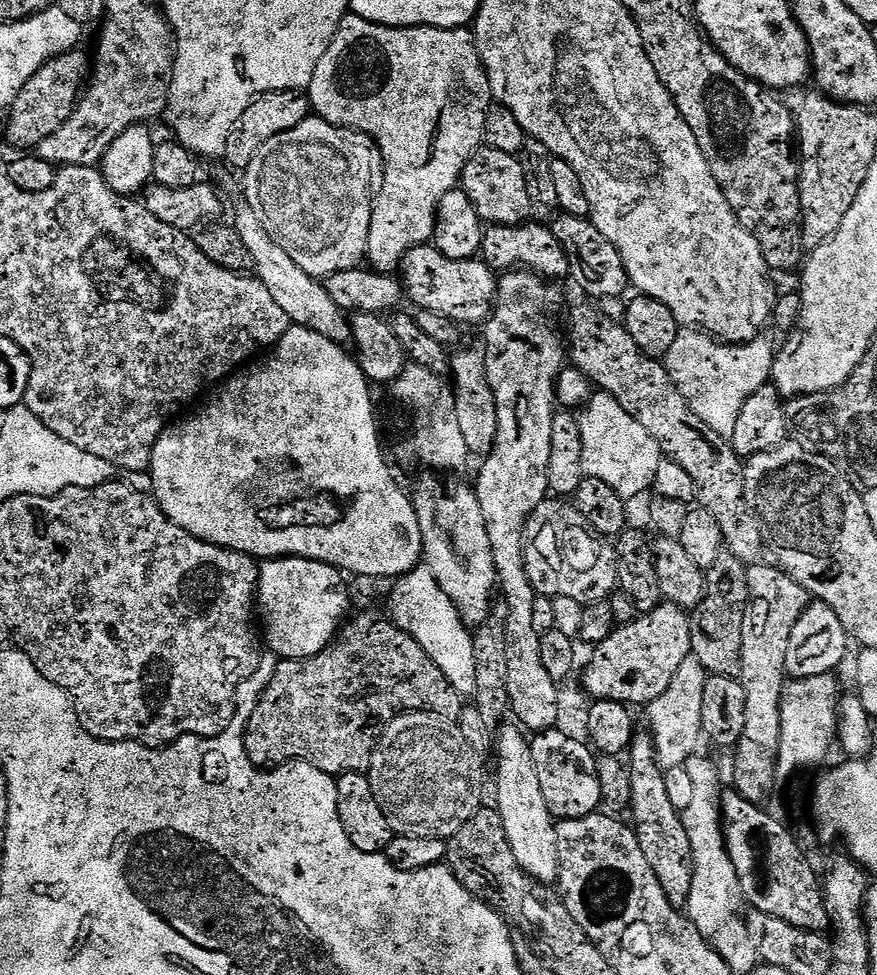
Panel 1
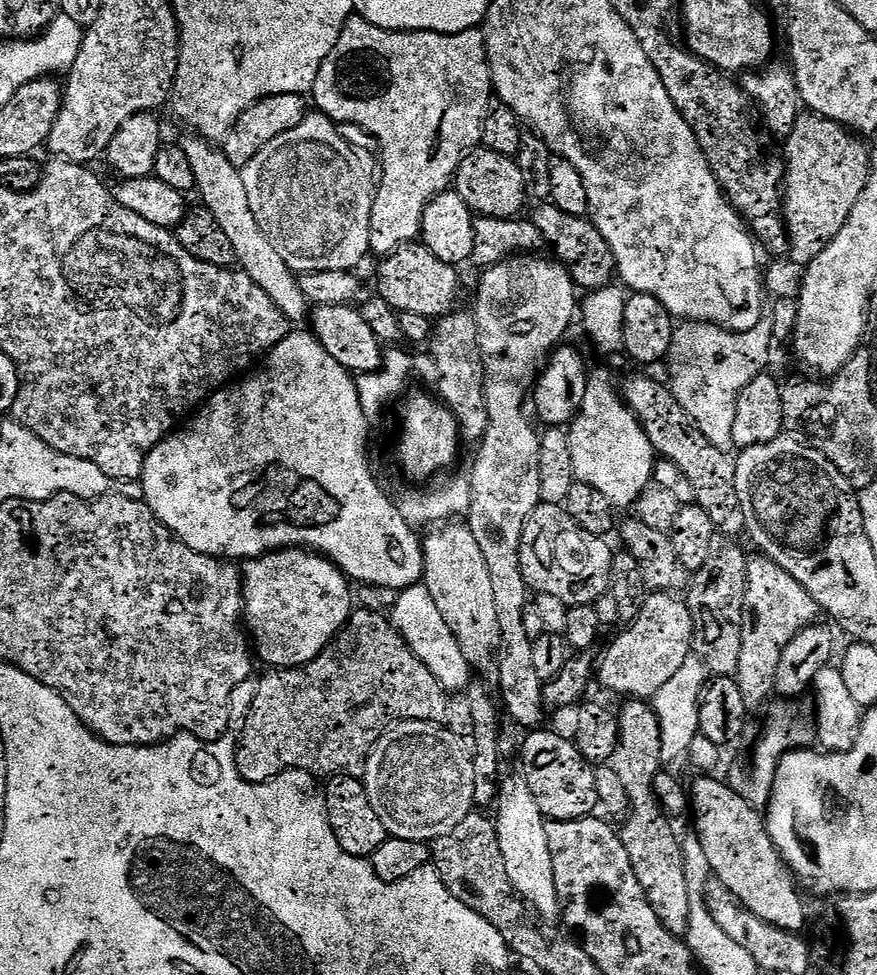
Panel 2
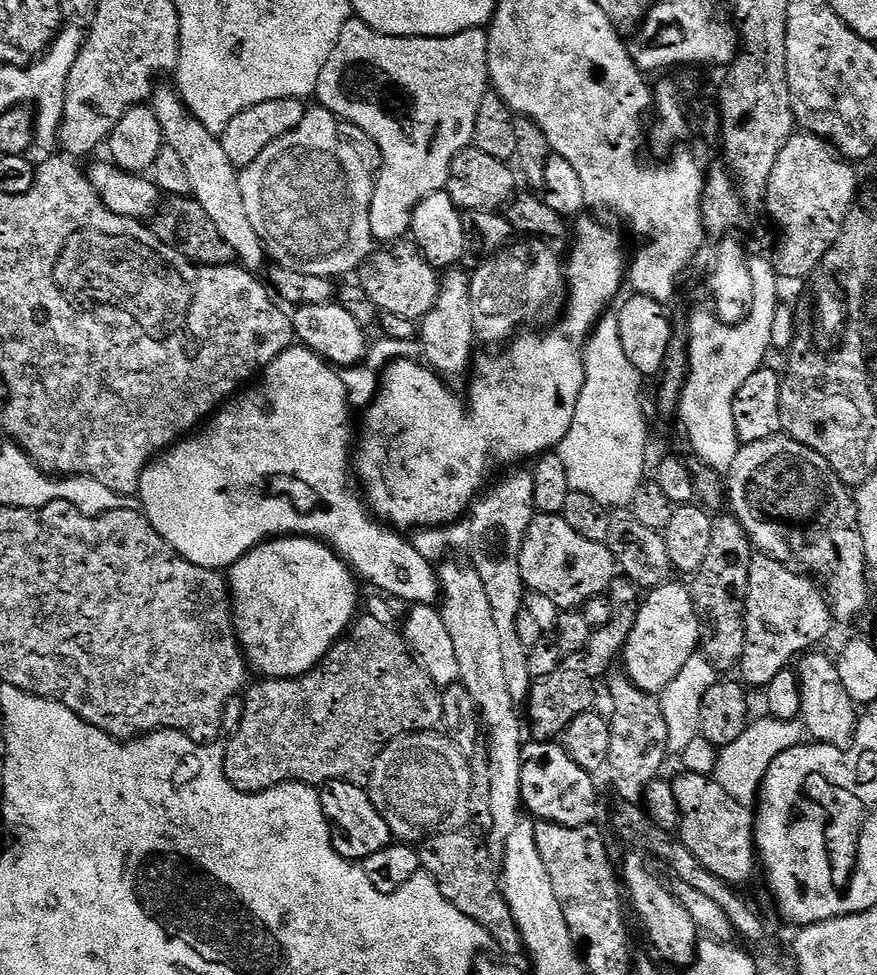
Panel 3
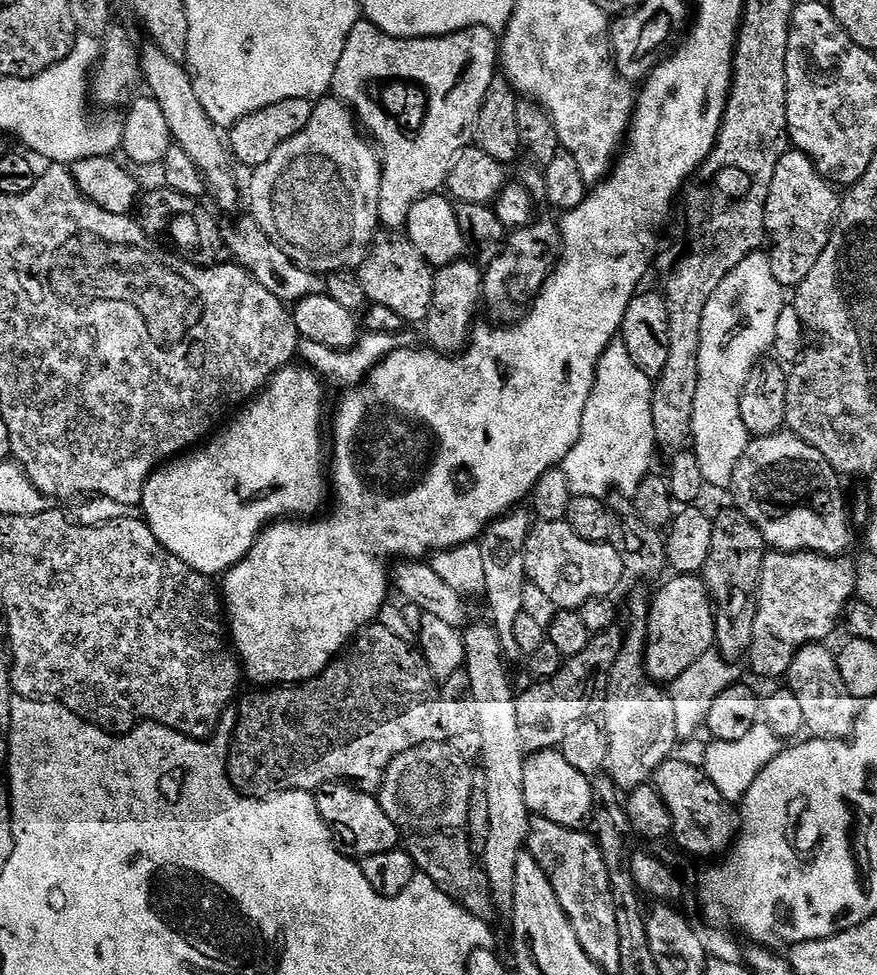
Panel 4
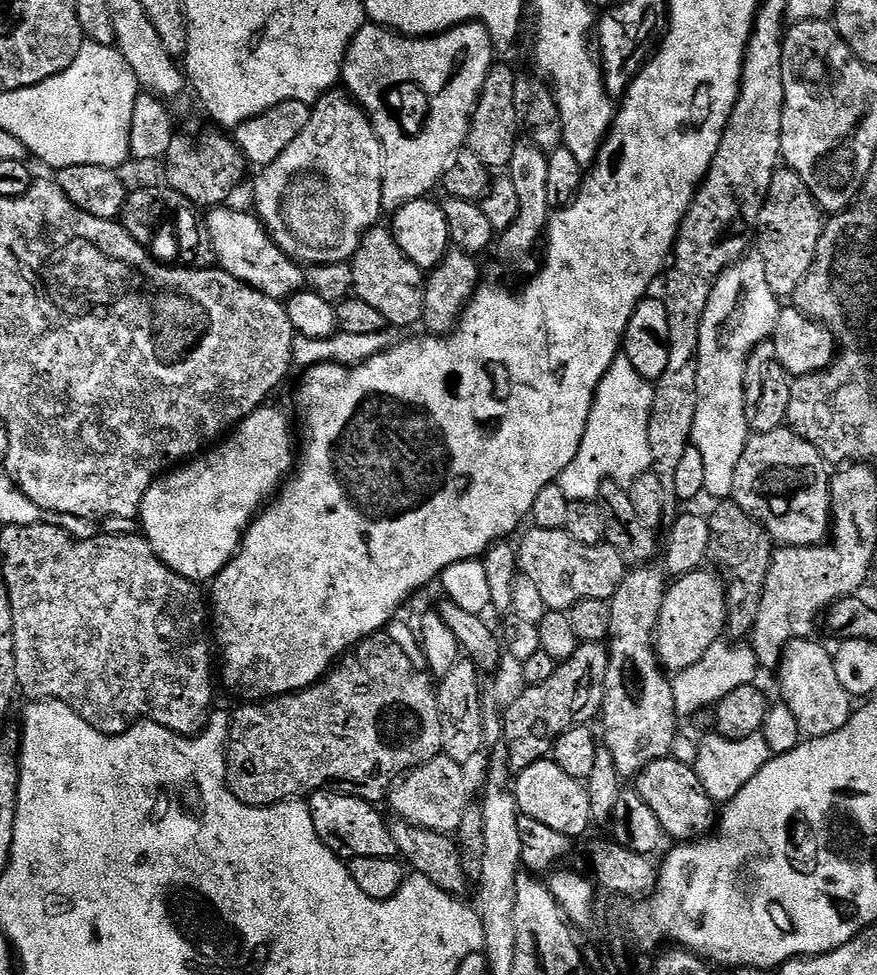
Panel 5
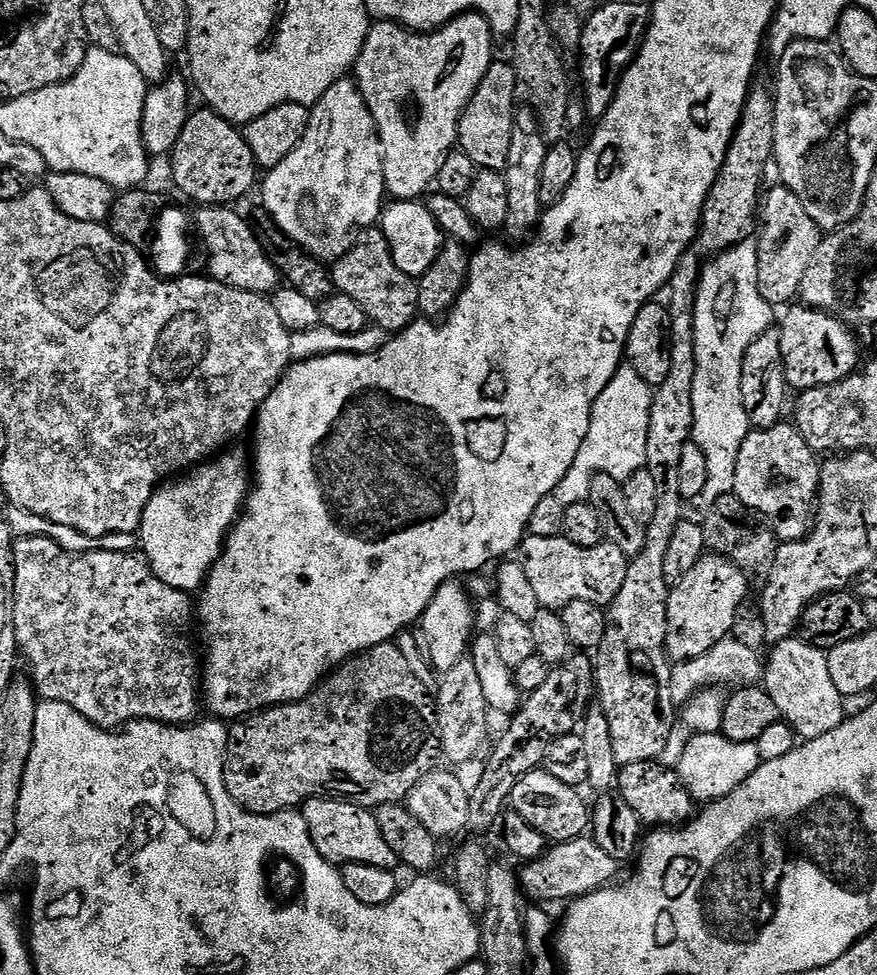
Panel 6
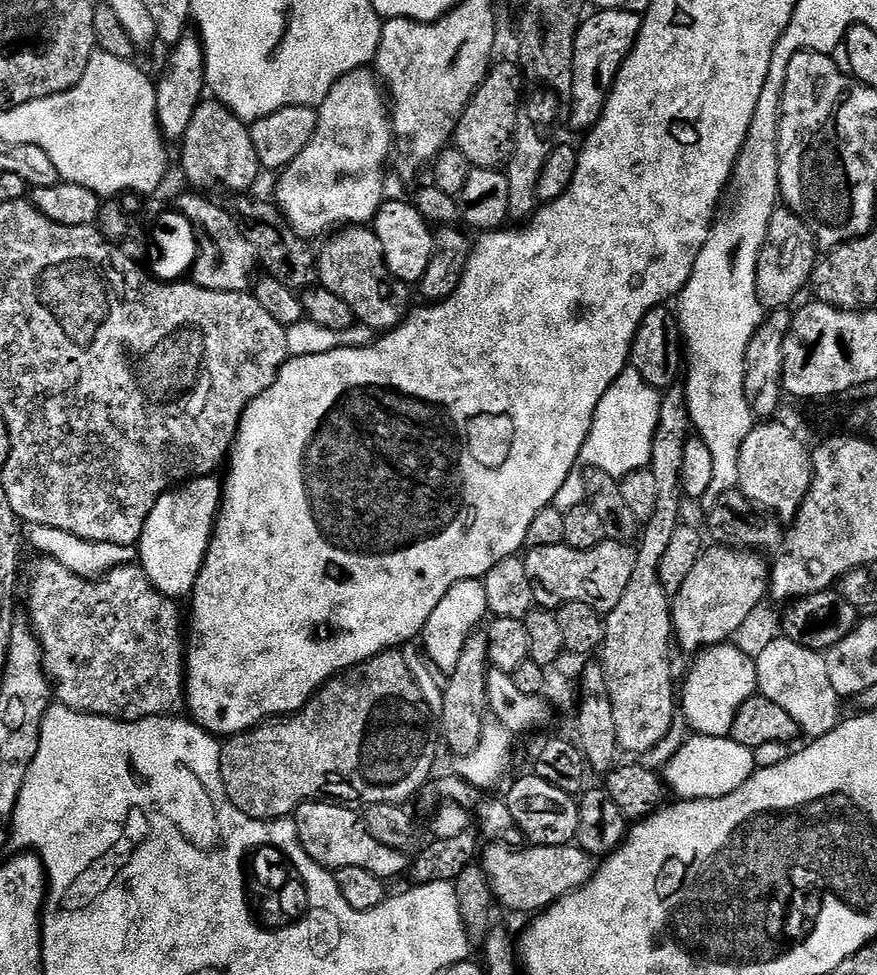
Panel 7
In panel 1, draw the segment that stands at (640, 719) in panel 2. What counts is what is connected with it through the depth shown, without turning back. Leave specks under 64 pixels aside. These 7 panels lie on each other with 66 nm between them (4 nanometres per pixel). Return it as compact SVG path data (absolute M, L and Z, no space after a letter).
M637 731L633 735L632 744L626 753L626 765L632 787L631 823L634 825L638 846L642 848L642 854L646 854L646 862L650 862L650 870L654 870L668 901L677 906L687 905L692 885L692 847L681 813L666 795L664 769L659 766L651 731Z

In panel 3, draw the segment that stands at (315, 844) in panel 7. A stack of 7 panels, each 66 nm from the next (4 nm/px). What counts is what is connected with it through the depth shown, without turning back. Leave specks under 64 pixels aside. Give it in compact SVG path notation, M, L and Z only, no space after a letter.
M351 779L329 780L319 789L319 811L326 814L328 823L332 826L332 844L346 859L353 862L363 862L368 856L377 854L383 848L393 843L394 837L390 826L382 818L382 814L374 806L367 787L360 788Z

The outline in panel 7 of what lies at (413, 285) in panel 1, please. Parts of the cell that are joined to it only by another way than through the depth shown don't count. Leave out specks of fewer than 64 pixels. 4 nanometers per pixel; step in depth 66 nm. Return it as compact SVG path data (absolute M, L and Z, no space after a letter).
M345 226L335 234L329 235L318 248L318 280L330 294L338 294L350 310L354 310L357 321L370 327L376 334L391 332L404 321L413 303L409 285L403 284L386 266L386 258L382 254L382 242L378 242L375 231L368 226Z

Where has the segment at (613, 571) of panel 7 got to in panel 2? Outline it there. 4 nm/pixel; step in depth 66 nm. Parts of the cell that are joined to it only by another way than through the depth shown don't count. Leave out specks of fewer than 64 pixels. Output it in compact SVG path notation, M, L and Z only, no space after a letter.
M541 502L530 514L522 534L522 574L533 593L553 595L569 606L595 605L613 587L614 548L608 543L605 537L582 530L567 507Z

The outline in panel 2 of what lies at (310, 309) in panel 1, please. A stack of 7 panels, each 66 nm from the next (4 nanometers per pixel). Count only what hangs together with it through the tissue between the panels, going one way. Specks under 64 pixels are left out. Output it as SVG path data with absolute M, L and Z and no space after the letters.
M198 134L191 135L181 139L180 145L195 176L197 193L200 192L206 211L216 219L218 226L230 238L239 267L247 272L254 282L258 282L258 286L262 286L266 294L270 294L274 304L288 316L289 321L296 322L304 315L305 319L310 312L310 301L300 288L297 273L288 267L287 259L279 248L272 244L270 238L260 229L260 223L246 194L243 171L235 168L230 158L226 158L226 154L211 141Z

